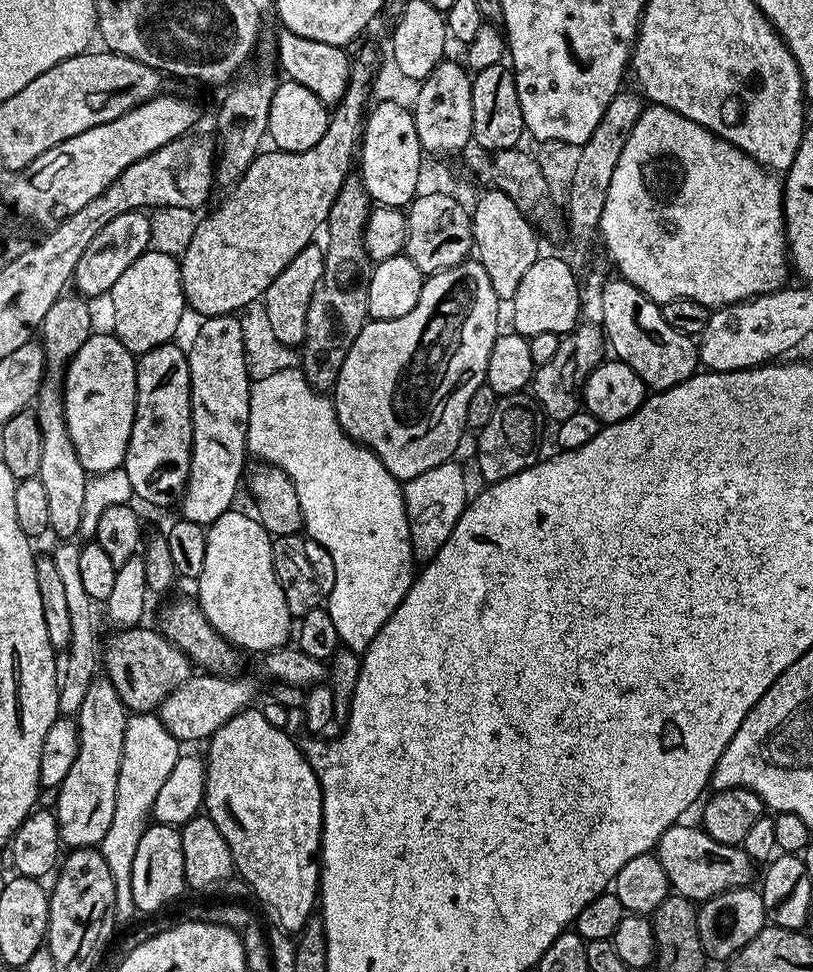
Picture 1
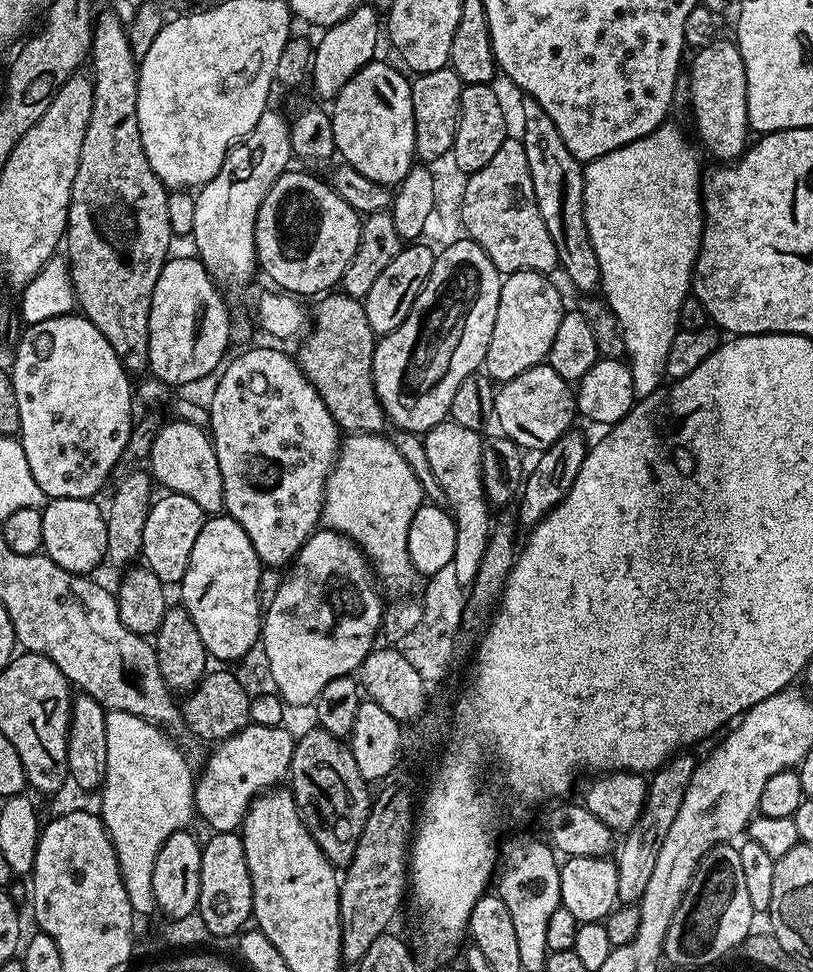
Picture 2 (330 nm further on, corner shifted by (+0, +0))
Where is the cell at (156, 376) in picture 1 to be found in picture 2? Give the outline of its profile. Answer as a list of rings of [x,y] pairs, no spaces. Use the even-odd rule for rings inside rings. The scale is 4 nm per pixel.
[[[173,255],[162,266],[150,306],[148,372],[153,377],[175,386],[183,380],[194,379],[200,368],[221,367],[232,336],[232,320],[219,291],[216,281],[195,255]]]

